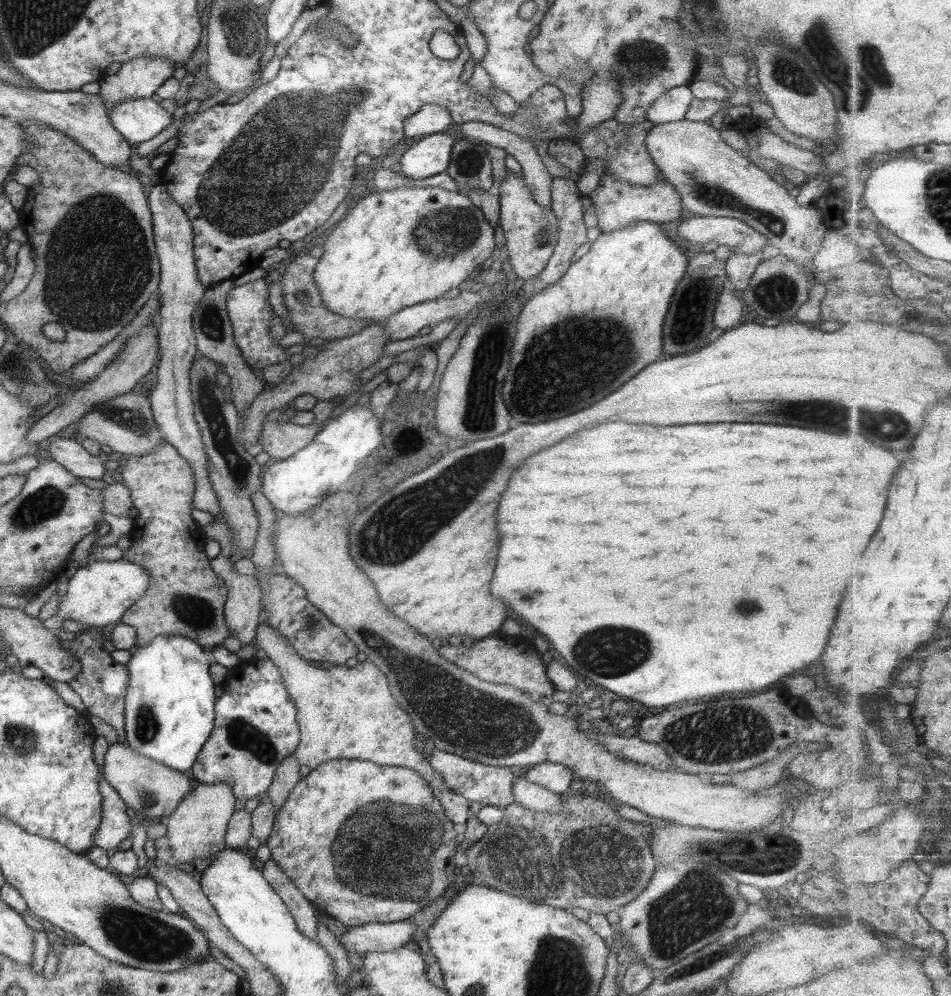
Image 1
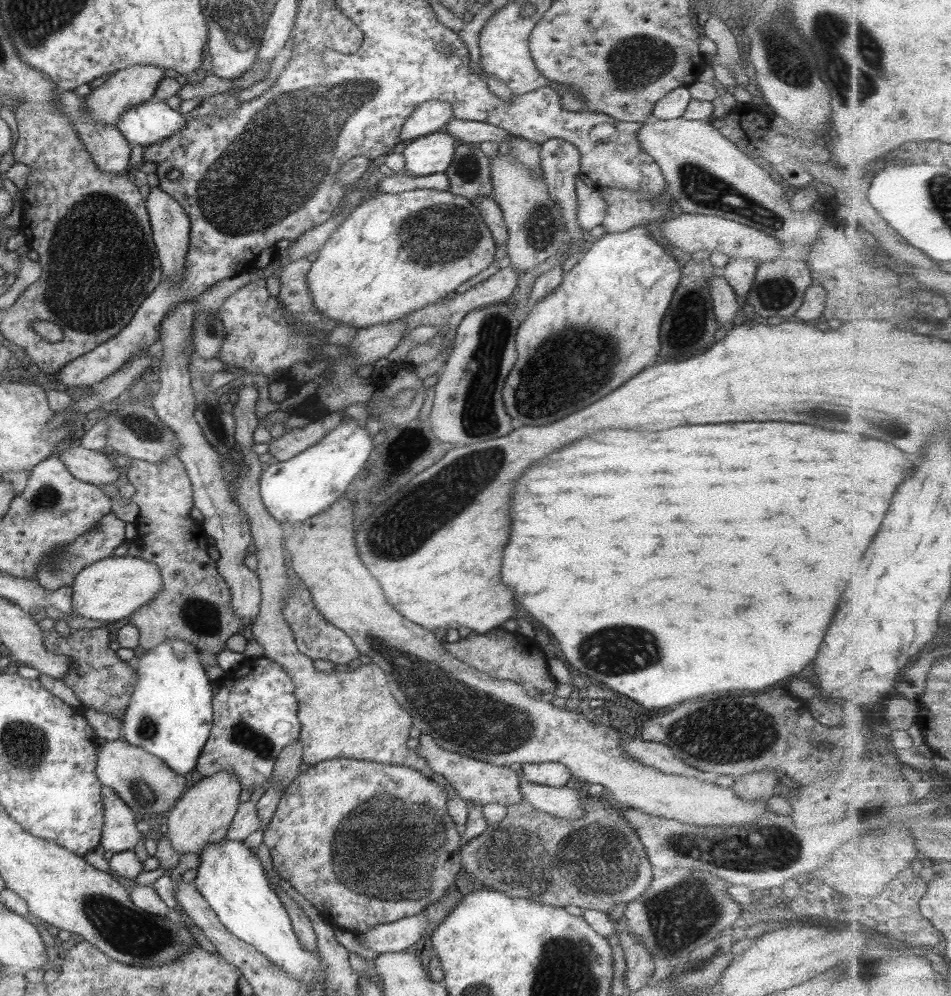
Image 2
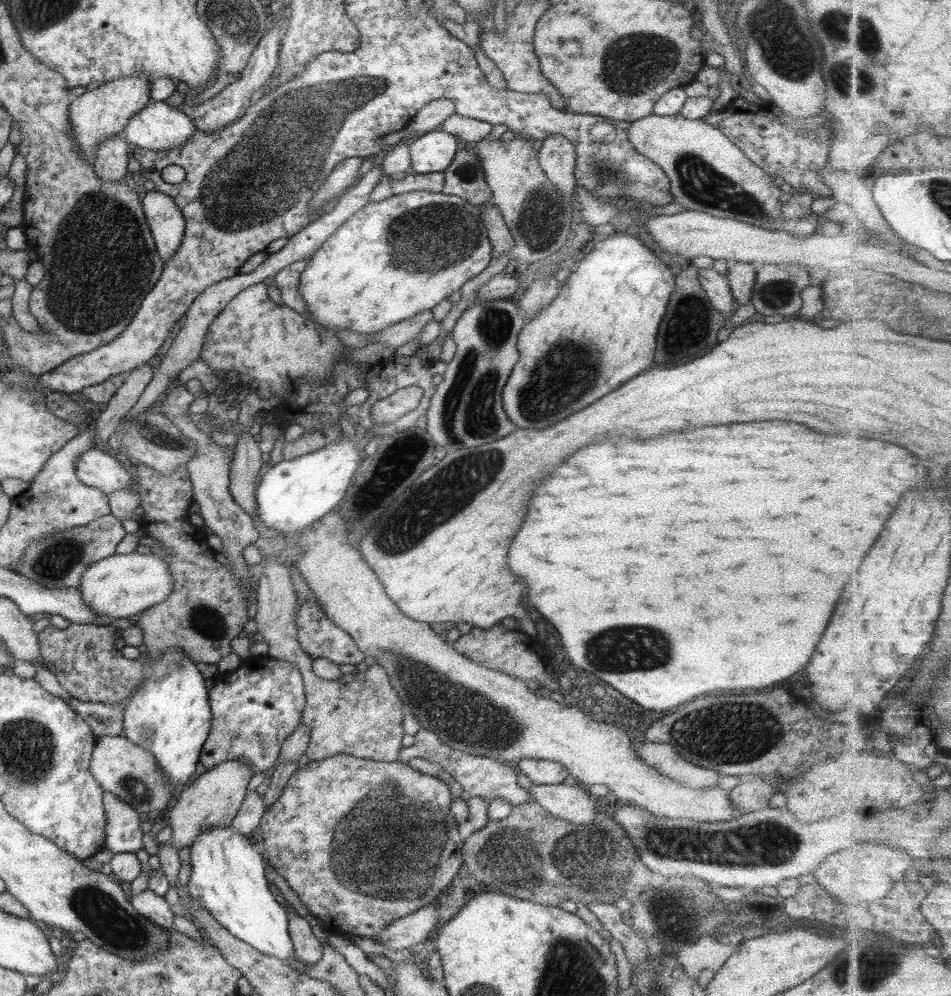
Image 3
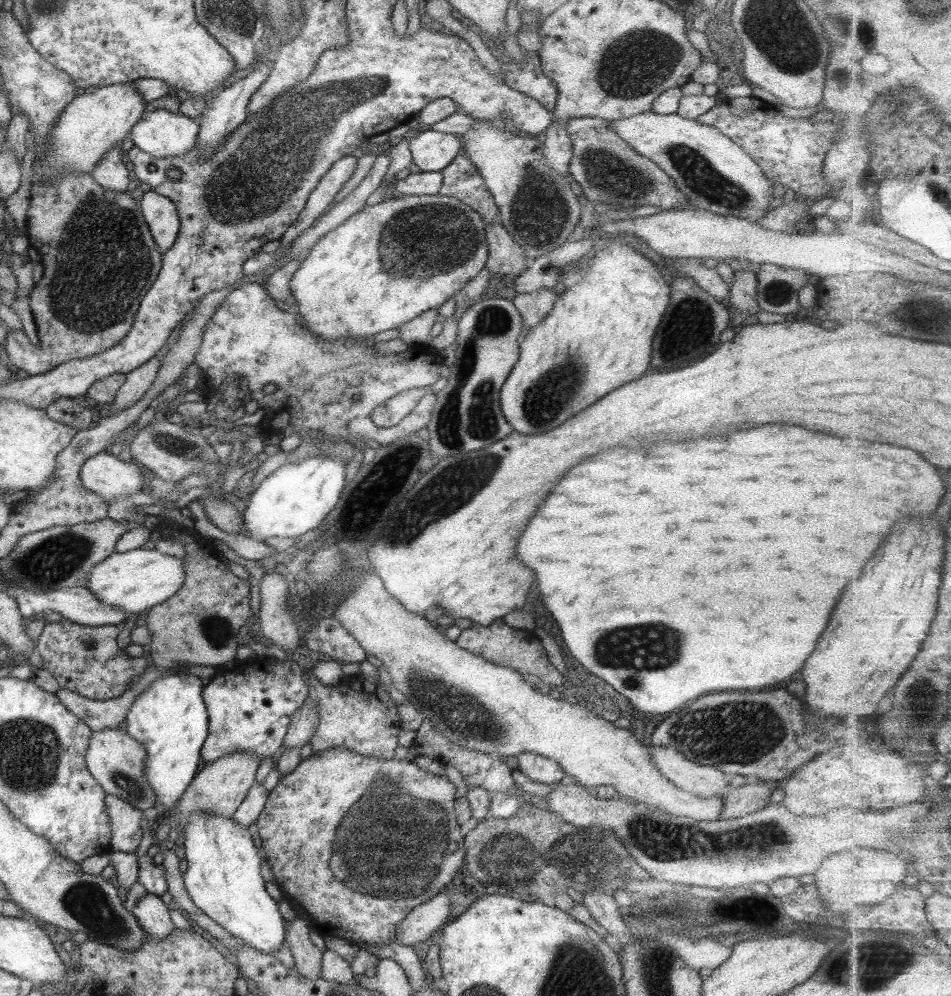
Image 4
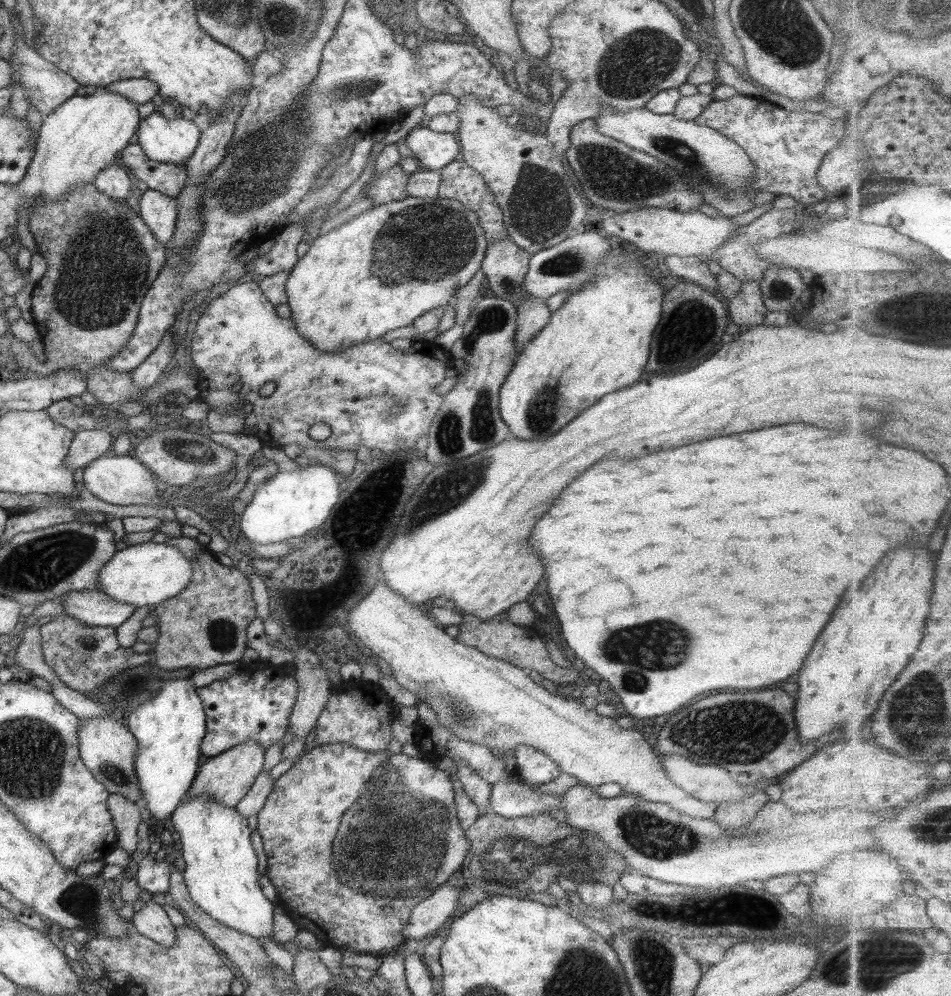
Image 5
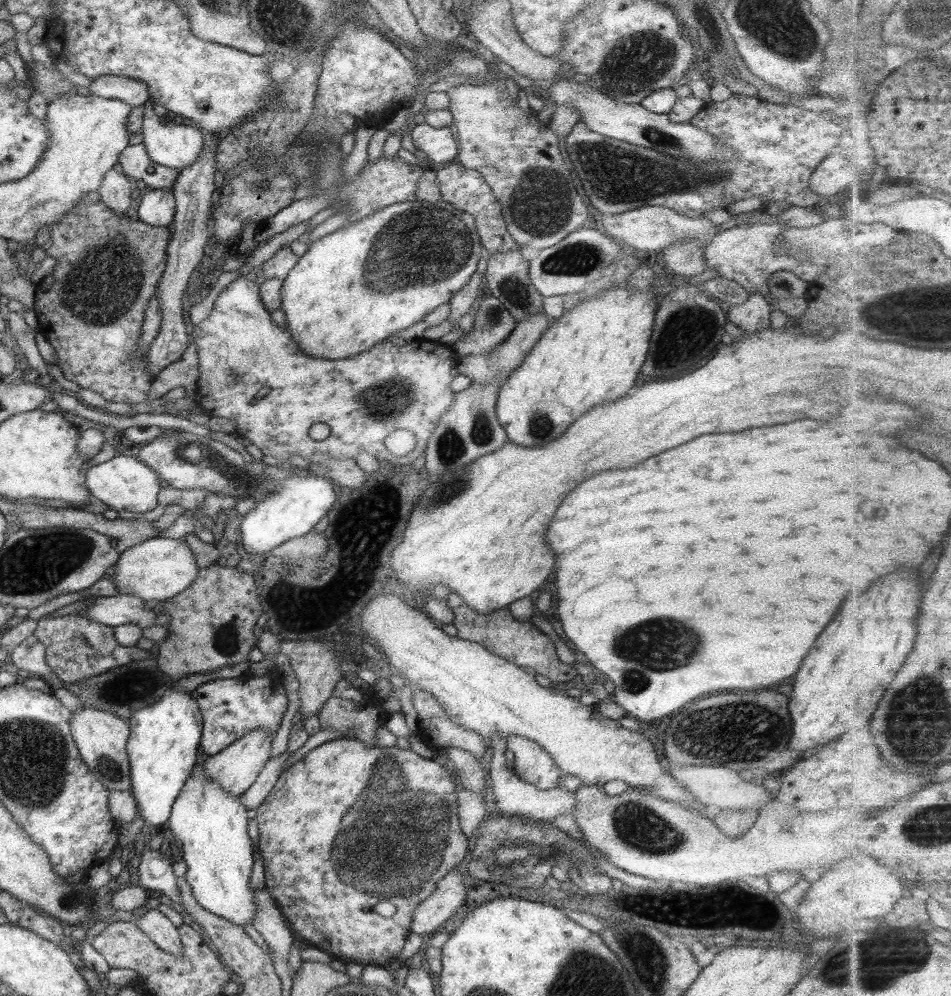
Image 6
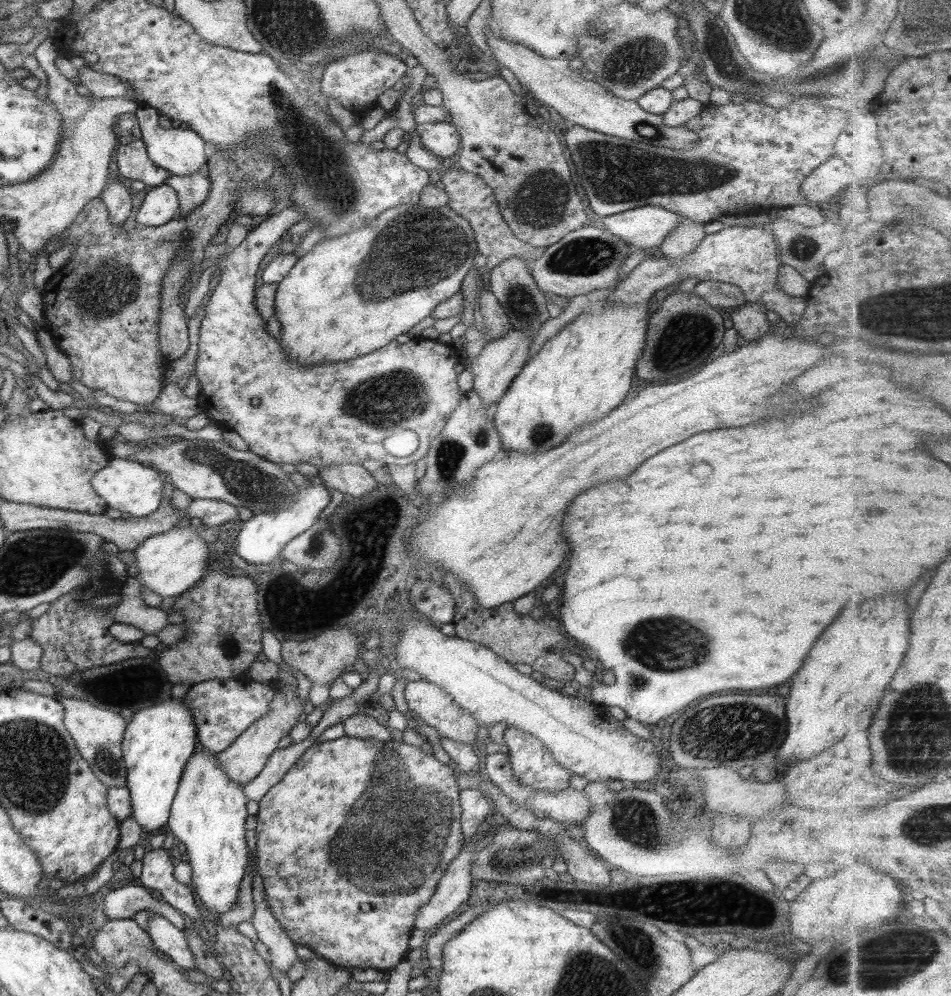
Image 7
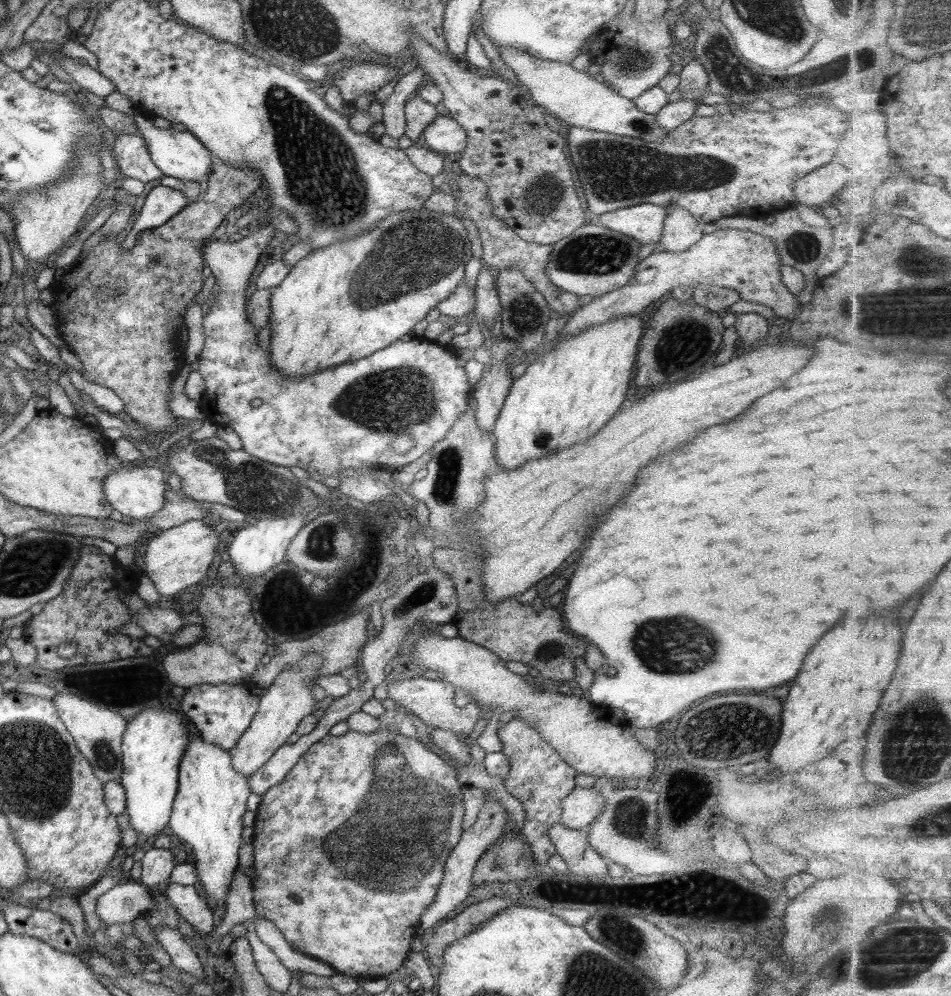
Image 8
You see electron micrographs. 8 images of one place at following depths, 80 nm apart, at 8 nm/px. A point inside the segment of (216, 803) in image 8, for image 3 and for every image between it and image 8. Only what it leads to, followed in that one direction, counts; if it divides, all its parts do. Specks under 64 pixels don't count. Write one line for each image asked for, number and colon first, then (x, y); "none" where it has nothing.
3: (227, 879)
4: (222, 878)
5: (221, 869)
6: (212, 825)
7: (207, 814)

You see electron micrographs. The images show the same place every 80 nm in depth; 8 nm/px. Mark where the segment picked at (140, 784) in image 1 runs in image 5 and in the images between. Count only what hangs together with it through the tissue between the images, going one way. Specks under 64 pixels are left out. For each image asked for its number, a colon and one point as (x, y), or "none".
2: (140, 780)
3: (118, 766)
4: (114, 760)
5: (106, 748)

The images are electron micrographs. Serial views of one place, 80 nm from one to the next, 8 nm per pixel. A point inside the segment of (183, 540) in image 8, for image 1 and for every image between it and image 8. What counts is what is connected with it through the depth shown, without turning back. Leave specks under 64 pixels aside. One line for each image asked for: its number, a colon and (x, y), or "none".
1: (100, 591)
2: (112, 588)
3: (120, 585)
4: (134, 580)
5: (148, 573)
6: (158, 568)
7: (170, 562)

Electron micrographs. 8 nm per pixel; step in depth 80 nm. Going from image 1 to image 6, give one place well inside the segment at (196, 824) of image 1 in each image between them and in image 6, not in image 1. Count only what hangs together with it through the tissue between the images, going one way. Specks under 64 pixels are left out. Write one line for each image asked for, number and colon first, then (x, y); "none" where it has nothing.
2: (202, 814)
3: (212, 799)
4: (217, 789)
5: (225, 778)
6: (237, 766)

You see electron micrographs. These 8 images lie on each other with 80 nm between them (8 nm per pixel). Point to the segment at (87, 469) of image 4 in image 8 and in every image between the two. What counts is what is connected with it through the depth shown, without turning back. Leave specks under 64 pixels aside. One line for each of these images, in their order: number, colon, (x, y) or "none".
5: (122, 480)
6: (122, 483)
7: (132, 488)
8: (137, 492)

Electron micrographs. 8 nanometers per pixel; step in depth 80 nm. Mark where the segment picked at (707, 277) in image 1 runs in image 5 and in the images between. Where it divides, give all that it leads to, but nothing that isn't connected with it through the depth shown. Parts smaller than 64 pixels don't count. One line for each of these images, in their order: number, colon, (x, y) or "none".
2: (690, 322)
3: (690, 329)
4: (690, 330)
5: (692, 319)

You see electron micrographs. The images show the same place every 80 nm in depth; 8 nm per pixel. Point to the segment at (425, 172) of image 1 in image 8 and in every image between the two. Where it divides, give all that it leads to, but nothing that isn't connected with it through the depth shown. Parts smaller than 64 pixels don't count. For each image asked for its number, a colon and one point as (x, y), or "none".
2: (432, 153)
3: (431, 152)
4: (431, 151)
5: (431, 150)
6: (436, 145)
7: (441, 138)
8: (443, 135)

